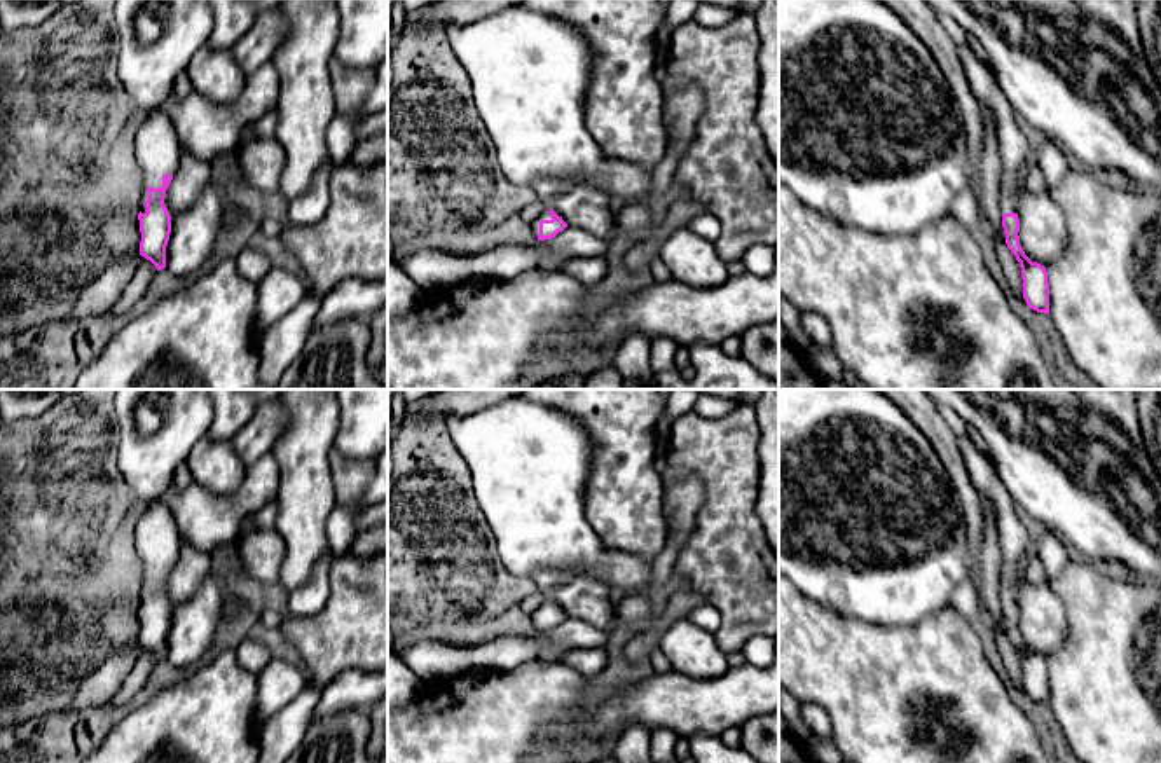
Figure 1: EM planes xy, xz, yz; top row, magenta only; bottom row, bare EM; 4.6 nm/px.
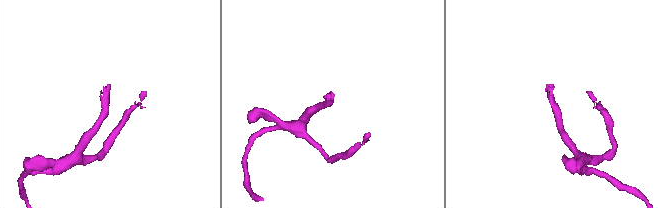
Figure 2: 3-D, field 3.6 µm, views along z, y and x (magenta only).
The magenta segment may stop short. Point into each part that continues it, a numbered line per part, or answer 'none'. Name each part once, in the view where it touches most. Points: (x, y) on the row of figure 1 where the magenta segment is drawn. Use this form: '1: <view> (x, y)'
1: xy (158, 147)

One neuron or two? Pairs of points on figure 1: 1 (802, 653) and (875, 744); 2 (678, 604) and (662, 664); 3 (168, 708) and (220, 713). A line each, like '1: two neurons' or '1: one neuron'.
1: one neuron
2: two neurons
3: one neuron

